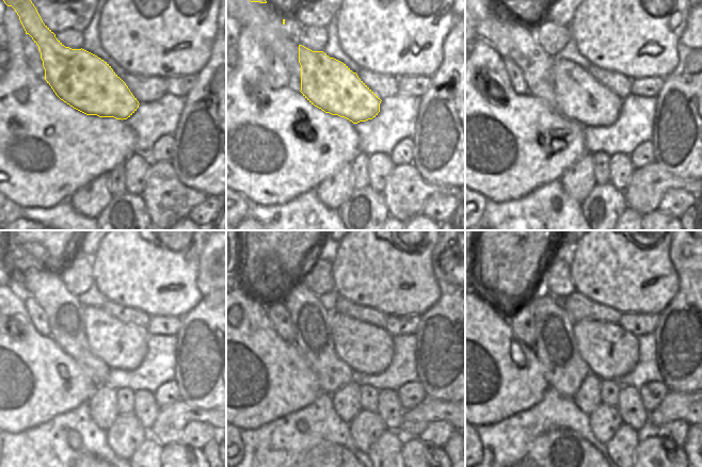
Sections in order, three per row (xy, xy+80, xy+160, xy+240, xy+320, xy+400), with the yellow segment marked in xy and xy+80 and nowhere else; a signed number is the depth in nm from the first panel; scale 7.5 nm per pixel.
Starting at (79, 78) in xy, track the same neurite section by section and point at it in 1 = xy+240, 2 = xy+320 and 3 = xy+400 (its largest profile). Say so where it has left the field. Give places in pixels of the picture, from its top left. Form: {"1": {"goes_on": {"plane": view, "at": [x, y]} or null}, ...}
{"1": {"goes_on": {"plane": "xy+240", "at": [120, 345]}}, "2": {"goes_on": {"plane": "xy+320", "at": [366, 349]}}, "3": {"goes_on": {"plane": "xy+400", "at": [610, 352]}}}

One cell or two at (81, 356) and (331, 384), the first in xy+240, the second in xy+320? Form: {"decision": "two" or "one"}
{"decision": "one"}

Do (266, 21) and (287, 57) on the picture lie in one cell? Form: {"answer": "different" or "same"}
{"answer": "same"}

